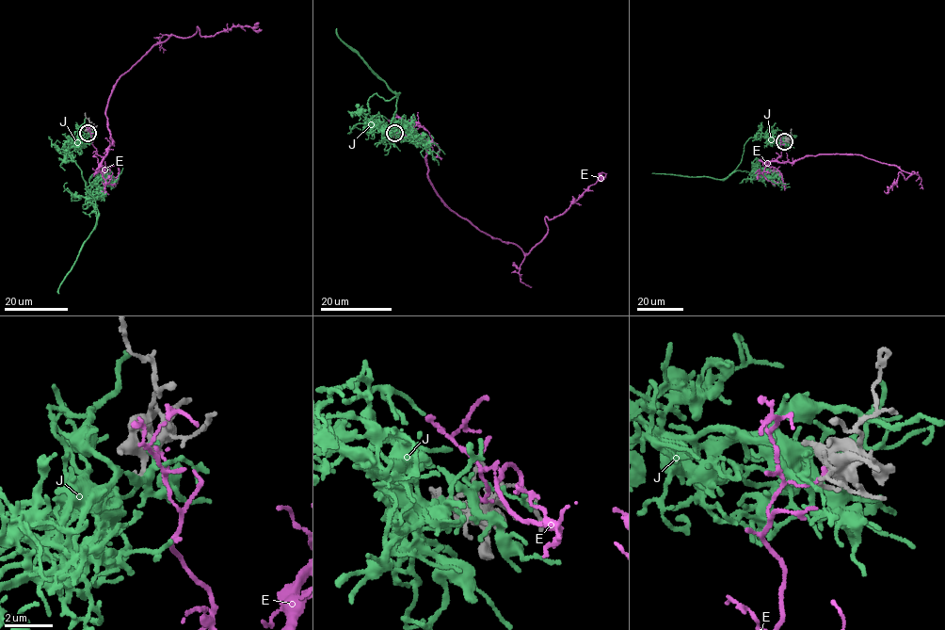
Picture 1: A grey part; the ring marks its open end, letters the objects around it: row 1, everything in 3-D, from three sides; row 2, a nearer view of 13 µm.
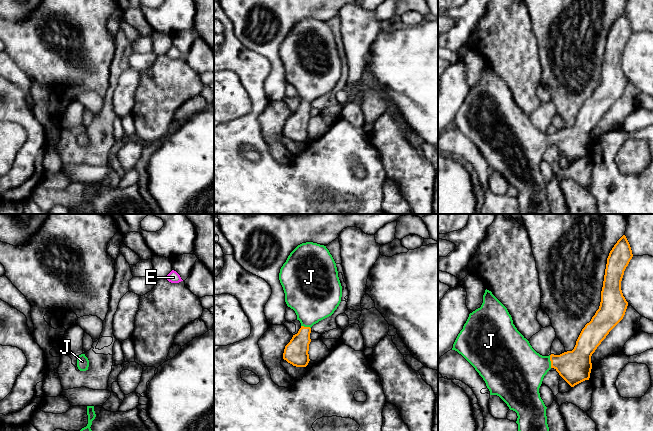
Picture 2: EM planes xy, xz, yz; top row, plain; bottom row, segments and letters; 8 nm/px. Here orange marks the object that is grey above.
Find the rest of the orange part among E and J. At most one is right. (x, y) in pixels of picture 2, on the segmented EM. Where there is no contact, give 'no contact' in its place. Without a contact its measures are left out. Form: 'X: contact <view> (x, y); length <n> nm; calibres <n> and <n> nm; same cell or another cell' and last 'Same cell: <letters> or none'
E: no contact; another cell
J: contact yz (550, 360); length 110 nm; calibres 260 and 380 nm; same cell
Same cell: J

